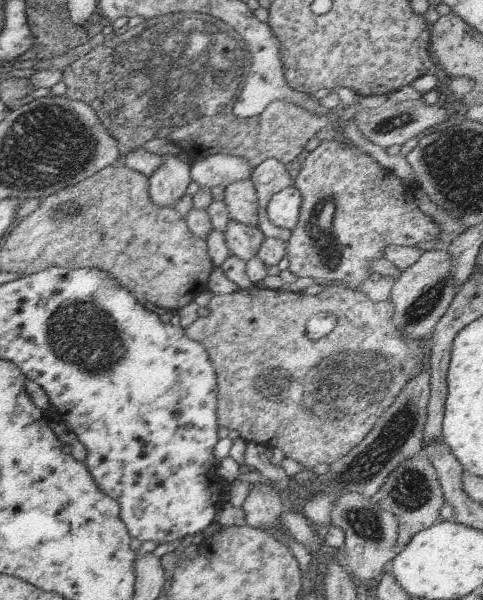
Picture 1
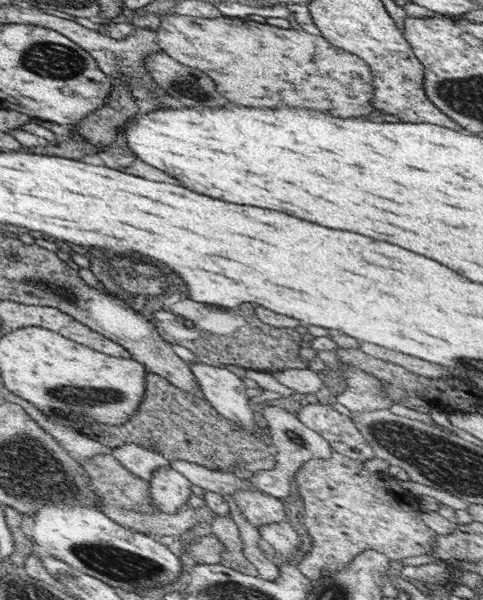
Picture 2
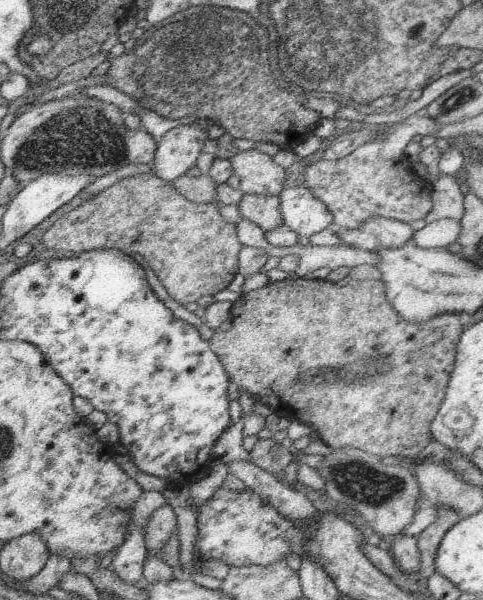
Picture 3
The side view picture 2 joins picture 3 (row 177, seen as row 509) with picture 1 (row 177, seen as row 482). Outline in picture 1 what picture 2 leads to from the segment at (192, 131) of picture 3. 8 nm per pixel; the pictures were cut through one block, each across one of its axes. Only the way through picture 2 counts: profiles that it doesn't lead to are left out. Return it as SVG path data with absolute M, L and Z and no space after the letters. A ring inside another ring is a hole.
M172 154L149 176L149 196L160 207L174 206L190 182L191 165Z

